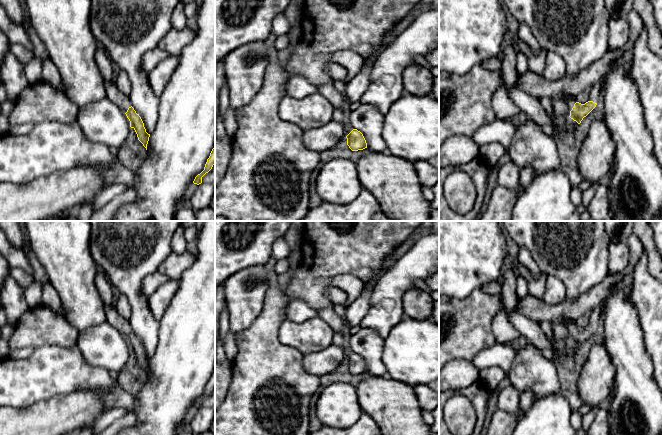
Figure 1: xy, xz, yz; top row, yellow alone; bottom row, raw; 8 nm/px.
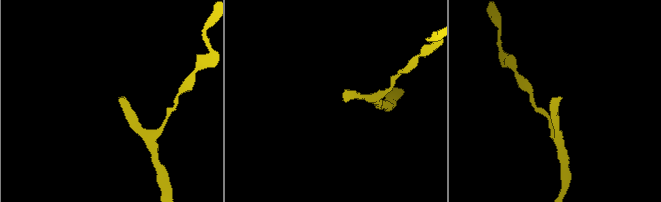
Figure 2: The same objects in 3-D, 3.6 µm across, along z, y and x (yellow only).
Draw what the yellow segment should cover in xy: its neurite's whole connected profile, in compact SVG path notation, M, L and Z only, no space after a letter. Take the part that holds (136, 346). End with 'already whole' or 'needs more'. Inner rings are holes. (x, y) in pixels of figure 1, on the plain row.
M104 306L105 309L105 322L118 330L127 340L130 345L130 351L133 352L137 358L138 364L143 368L147 374L147 368L150 358L146 356L144 347L136 337L131 329L129 319L123 318L115 309L114 306Z; needs more

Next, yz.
M596 306L593 308L588 314L589 325L585 328L579 327L575 320L568 318L564 324L566 325L570 334L569 341L580 348L583 342L586 341L596 331L597 326L599 325L601 313L602 306Z; needs more

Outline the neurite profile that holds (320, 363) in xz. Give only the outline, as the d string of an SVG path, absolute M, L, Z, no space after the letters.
M332 344L322 351L305 354L302 364L306 372L322 378L333 373L343 362L346 358L342 348Z

